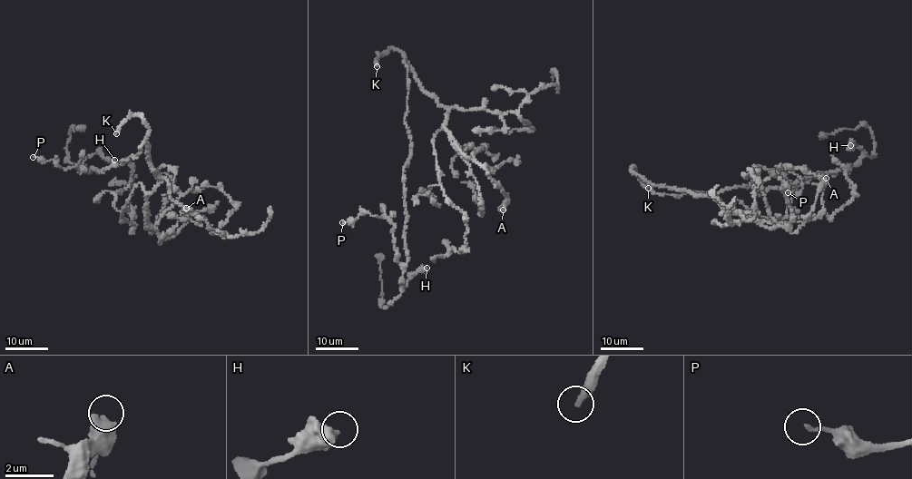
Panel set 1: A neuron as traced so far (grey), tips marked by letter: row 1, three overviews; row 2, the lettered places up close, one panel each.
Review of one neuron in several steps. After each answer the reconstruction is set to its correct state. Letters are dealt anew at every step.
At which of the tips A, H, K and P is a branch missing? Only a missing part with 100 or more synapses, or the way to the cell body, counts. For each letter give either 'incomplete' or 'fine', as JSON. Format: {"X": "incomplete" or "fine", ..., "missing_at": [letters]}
{"A": "fine", "H": "fine", "K": "incomplete", "P": "fine", "missing_at": ["K"]}

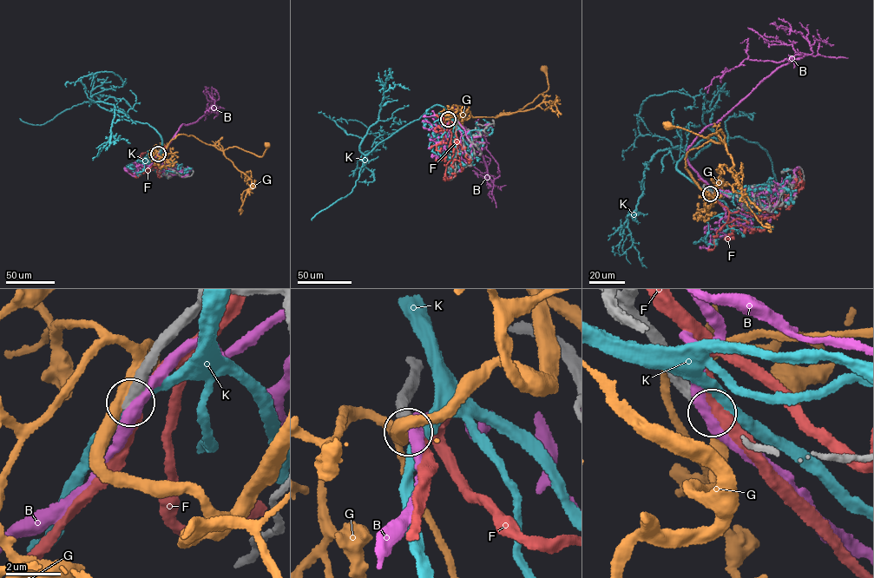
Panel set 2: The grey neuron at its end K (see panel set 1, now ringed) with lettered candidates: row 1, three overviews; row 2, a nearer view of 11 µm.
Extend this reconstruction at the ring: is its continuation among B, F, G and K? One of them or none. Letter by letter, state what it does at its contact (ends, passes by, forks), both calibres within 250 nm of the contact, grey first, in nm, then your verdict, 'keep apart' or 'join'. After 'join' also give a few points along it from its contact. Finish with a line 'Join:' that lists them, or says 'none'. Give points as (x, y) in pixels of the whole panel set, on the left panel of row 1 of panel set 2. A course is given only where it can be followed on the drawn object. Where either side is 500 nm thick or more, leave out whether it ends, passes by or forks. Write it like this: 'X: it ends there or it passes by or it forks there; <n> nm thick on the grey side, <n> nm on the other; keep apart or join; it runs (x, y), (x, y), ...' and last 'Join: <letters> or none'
B: it passes by; 460 nm thick on the grey side, 400 nm on the other; keep apart
F: it passes by; 440 nm thick on the grey side, 380 nm on the other; keep apart
G: it passes by; 400 nm thick on the grey side, 400 nm on the other; keep apart
K: it passes by; 420 nm thick on the grey side, 360 nm on the other; keep apart
Join: none

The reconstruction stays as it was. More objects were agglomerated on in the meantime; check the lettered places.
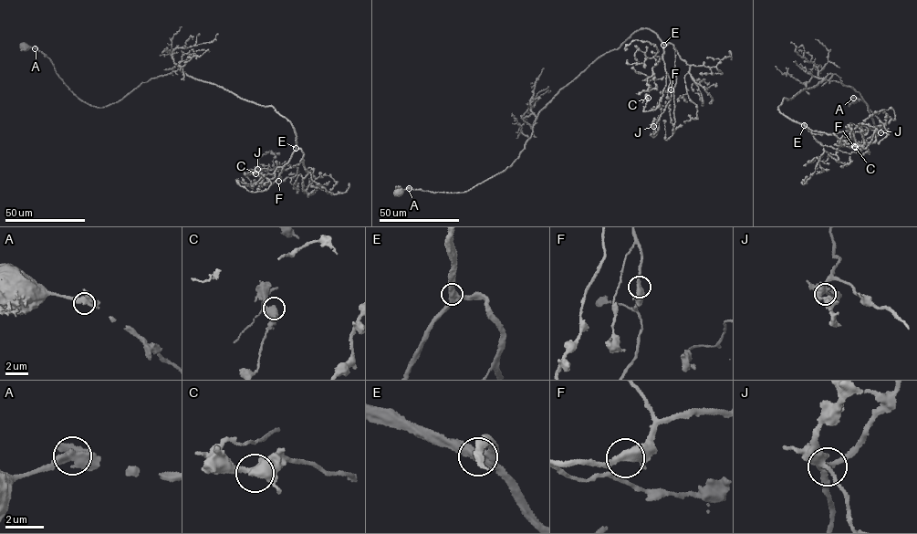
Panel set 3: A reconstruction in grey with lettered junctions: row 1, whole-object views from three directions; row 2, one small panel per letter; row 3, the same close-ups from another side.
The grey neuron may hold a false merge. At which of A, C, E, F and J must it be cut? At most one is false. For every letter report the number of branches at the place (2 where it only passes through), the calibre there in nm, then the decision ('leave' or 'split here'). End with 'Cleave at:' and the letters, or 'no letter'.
A: 3 branches meet; 460 nm thick; leave
C: 3 branches meet; 400 nm thick; leave
E: 3 branches meet; 400 nm thick; leave
F: 3 branches meet; 380 nm thick; leave
J: 3 branches meet; 320 nm thick; leave
Cleave at: no letter

